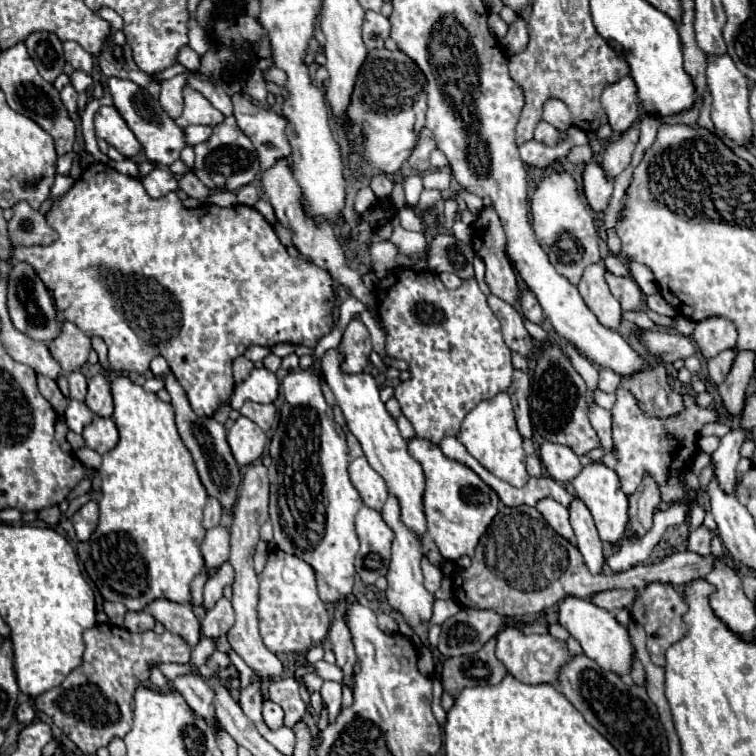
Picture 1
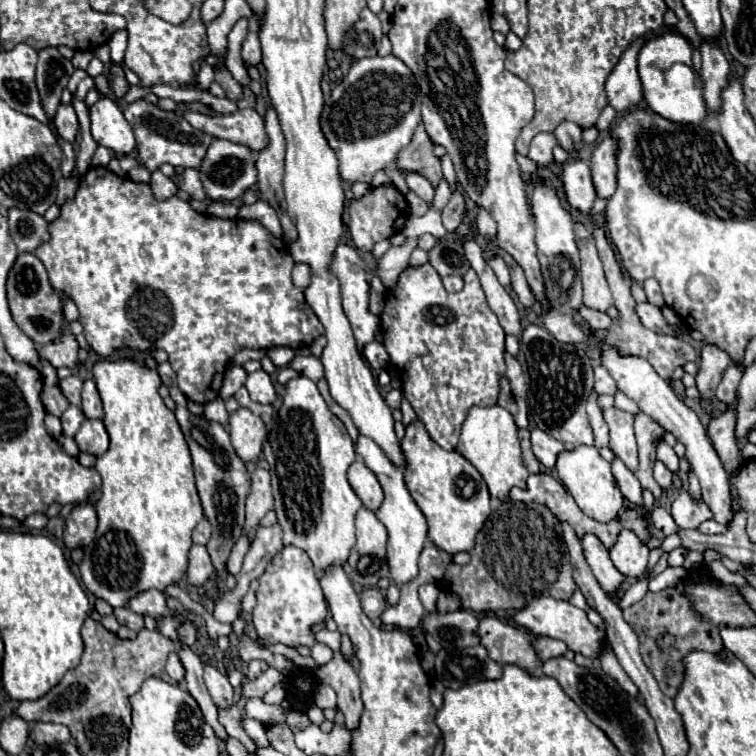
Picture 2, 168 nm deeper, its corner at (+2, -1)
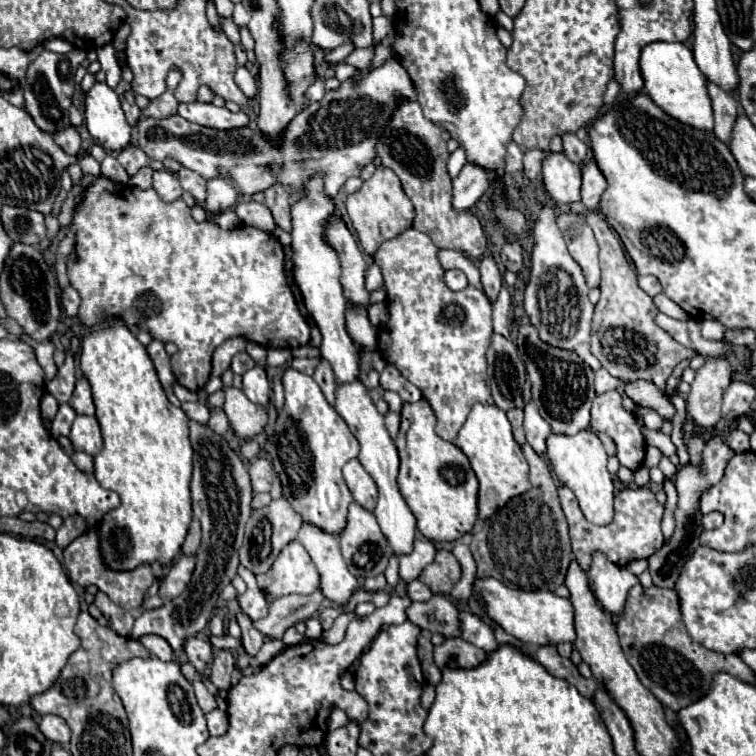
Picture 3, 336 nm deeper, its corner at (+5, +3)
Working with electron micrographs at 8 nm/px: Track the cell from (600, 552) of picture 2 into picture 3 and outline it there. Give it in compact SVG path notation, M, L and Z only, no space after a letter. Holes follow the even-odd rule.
M599 550L593 552L591 568L589 568L589 578L593 580L593 590L597 600L603 604L603 608L609 614L621 614L625 606L627 592L639 584L639 578L633 576L631 572L625 572L621 566L609 562L605 554Z

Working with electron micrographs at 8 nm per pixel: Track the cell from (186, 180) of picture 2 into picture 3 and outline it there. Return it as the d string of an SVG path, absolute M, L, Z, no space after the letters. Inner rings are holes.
M181 168L177 172L177 178L179 178L183 190L191 192L193 198L197 200L197 204L203 206L205 204L205 178L201 178L197 172L193 172L189 168Z

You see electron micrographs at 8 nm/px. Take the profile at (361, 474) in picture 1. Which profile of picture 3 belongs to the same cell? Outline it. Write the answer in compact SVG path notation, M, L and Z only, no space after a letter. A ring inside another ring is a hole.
M349 460L343 466L343 478L353 494L353 498L369 512L375 510L377 504L377 484L373 482L373 478L365 472L365 468L361 466L359 460Z

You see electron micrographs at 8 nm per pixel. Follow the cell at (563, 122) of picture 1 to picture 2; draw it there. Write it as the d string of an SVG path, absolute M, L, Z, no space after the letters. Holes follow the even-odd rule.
M562 122L556 130L554 136L558 140L558 144L566 150L566 152L576 152L578 146L582 144L582 128L572 124L572 122Z

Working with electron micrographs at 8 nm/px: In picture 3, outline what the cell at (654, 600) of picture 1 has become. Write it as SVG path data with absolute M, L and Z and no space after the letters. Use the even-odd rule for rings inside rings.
M641 584L633 586L629 590L625 610L617 620L617 634L621 640L621 648L629 664L637 672L641 684L649 688L659 702L675 712L699 700L709 688L715 672L729 672L739 680L755 684L753 672L737 654L713 652L687 634L675 590L657 586L643 588Z

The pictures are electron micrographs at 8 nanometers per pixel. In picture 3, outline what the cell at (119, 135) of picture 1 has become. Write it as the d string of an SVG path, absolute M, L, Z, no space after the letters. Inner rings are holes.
M95 82L85 94L85 124L105 150L119 152L131 140L131 126L125 120L119 96L105 82Z

